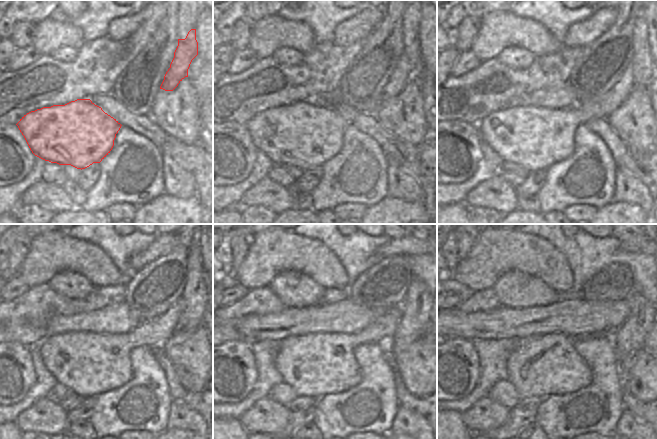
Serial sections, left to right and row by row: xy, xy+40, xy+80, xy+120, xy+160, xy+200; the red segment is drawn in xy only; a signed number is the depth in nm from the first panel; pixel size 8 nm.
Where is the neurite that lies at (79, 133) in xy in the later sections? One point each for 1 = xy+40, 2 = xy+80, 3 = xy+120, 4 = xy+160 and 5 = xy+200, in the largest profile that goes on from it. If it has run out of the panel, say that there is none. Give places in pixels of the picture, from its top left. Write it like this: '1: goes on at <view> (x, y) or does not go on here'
1: goes on at xy+40 (304, 135)
2: goes on at xy+80 (535, 138)
3: goes on at xy+120 (88, 363)
4: goes on at xy+160 (317, 364)
5: goes on at xy+200 (541, 365)

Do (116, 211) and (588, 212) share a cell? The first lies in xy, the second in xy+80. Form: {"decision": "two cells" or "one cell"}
{"decision": "one cell"}

